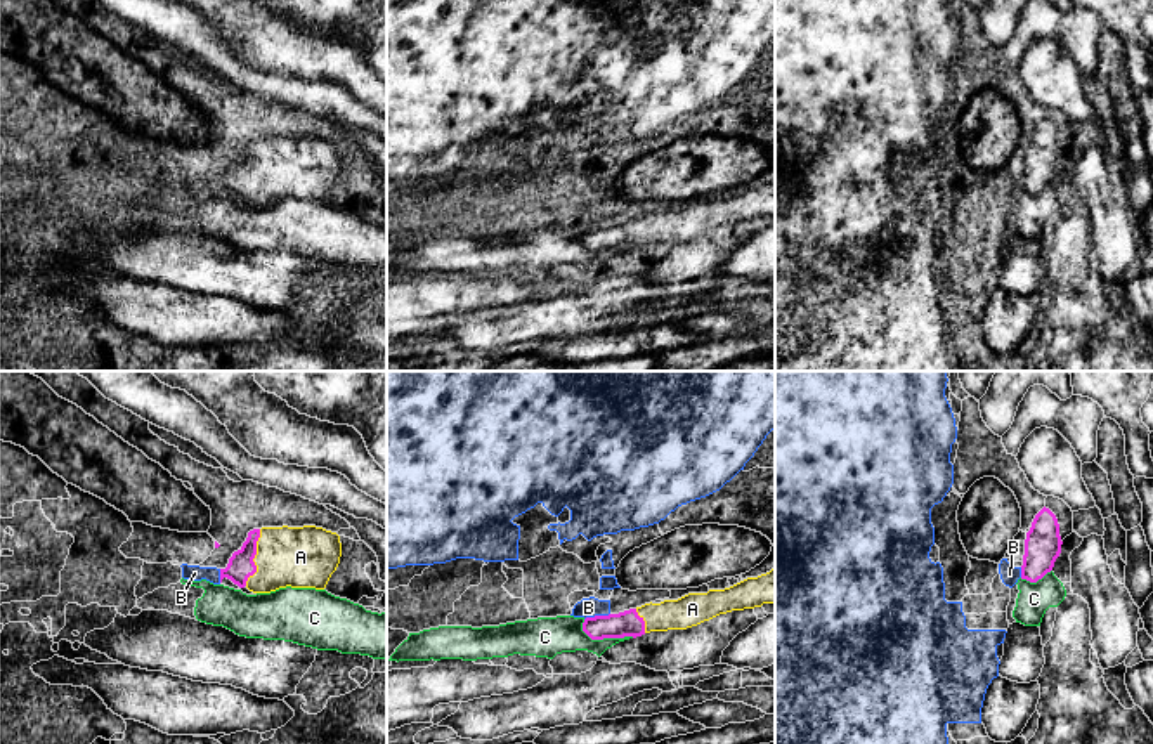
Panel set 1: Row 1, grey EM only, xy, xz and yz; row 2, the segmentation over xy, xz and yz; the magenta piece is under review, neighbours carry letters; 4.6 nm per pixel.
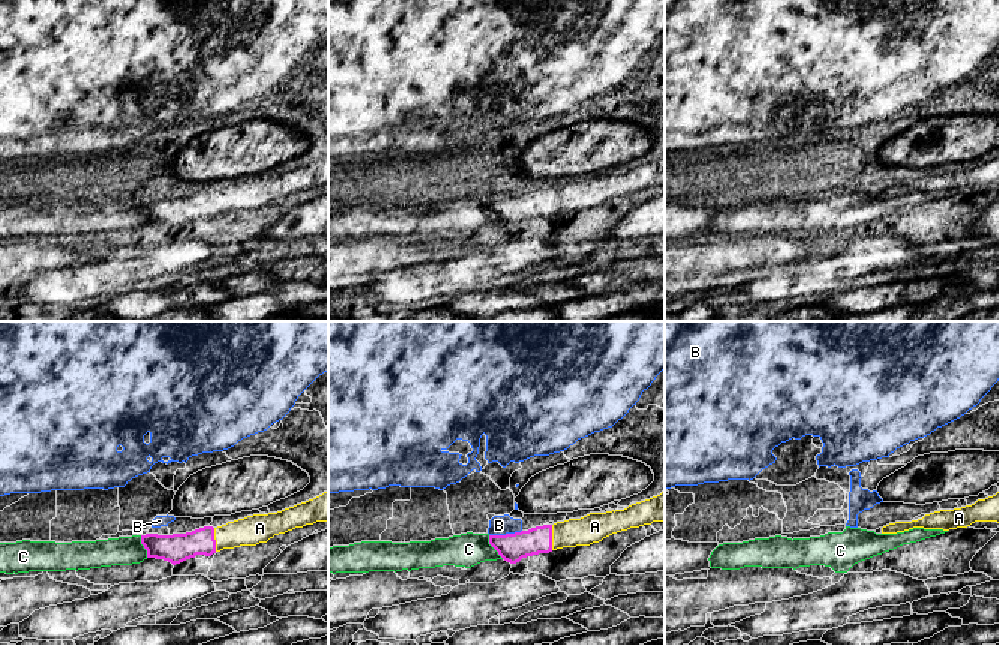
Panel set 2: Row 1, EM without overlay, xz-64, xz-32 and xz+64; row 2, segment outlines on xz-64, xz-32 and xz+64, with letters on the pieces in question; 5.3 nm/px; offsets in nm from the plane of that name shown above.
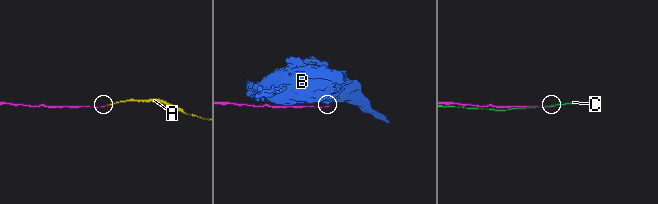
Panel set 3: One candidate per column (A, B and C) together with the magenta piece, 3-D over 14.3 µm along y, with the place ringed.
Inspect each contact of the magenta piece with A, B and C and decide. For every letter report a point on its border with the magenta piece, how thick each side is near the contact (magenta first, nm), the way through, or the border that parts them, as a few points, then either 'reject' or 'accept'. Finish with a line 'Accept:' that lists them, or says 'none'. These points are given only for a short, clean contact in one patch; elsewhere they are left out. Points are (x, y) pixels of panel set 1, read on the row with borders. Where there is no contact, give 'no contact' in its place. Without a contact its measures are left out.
A: contact xy (254, 557); calibres 120 and 280 nm; way xy (241, 566), (254, 557), (300, 557); accept
B: contact xz (597, 616); calibres 120 and 100 nm; reject
C: contact xz (605, 637); calibres 120 and 180 nm; reject
Accept: A

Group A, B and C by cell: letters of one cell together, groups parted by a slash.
A / B / C

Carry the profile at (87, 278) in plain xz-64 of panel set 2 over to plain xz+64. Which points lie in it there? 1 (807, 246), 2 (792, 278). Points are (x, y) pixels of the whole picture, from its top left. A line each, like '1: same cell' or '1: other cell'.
1: other cell
2: same cell

